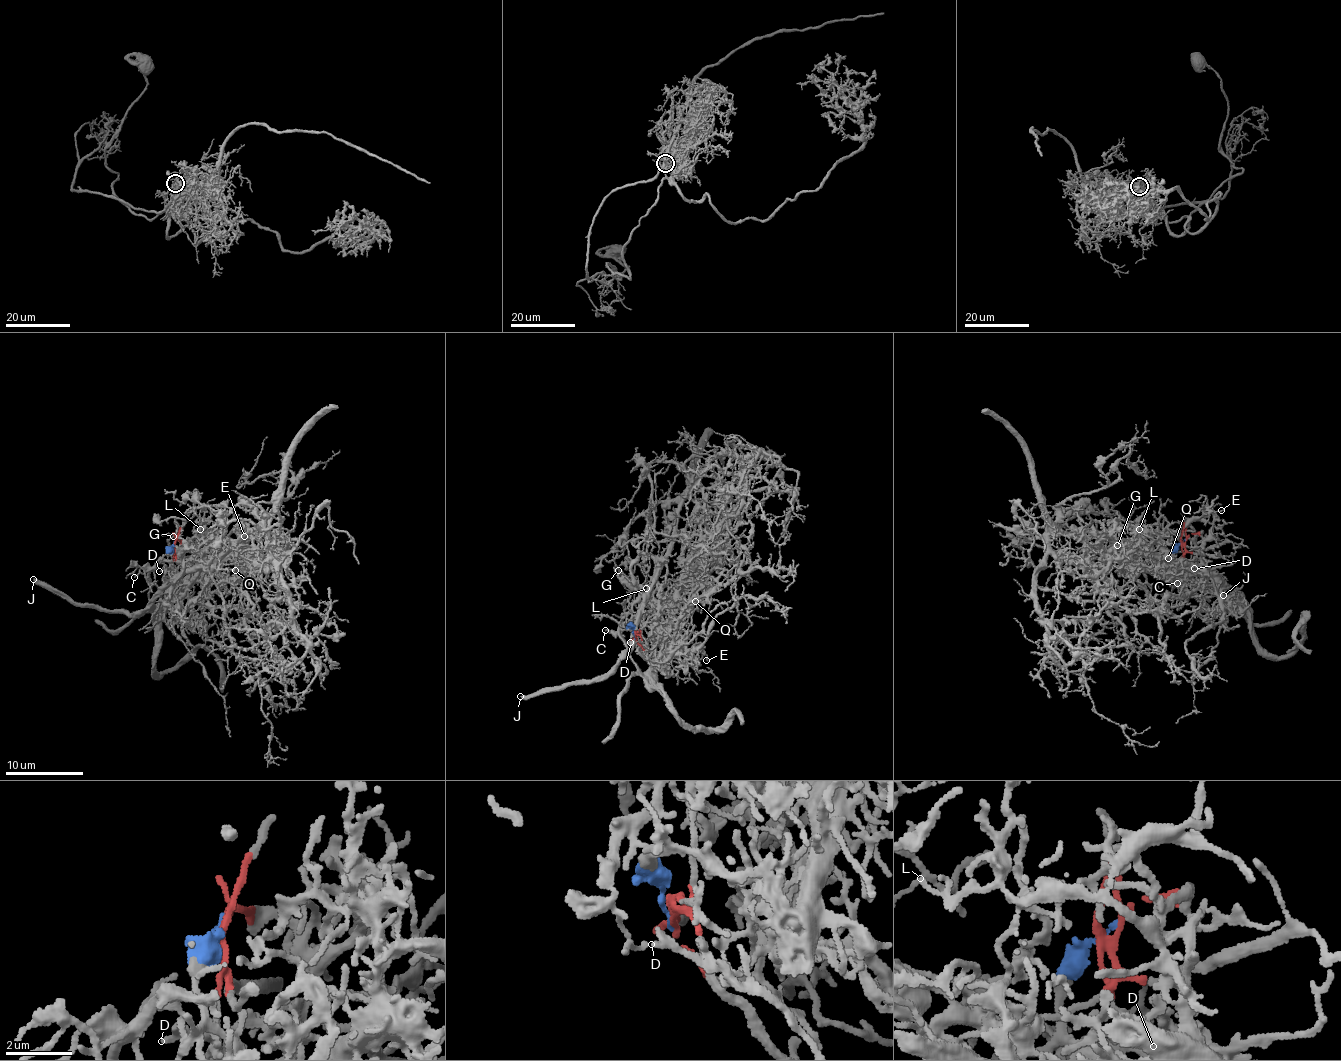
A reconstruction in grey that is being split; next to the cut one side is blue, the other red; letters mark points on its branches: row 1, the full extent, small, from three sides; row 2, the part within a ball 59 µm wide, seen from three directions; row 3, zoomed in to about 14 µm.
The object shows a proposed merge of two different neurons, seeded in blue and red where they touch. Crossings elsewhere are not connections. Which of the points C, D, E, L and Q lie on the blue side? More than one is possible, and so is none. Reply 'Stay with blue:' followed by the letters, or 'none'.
Stay with blue: C

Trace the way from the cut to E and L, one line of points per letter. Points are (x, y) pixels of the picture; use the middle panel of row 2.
E: (634, 636), (646, 651), (654, 653), (677, 643), (687, 655), (695, 647), (706, 652), (705, 660)
L: (634, 636), (650, 651), (665, 630), (660, 607), (646, 589)

